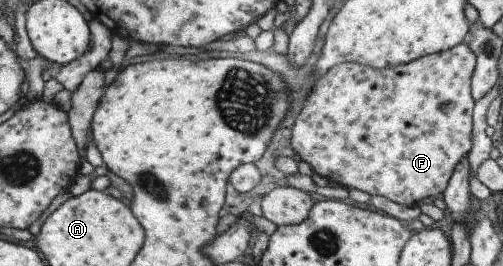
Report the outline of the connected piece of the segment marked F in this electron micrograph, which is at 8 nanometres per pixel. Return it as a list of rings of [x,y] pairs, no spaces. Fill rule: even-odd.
[[[462,42],[448,50],[430,53],[406,64],[393,67],[388,66],[386,68],[373,69],[364,67],[358,63],[342,63],[333,66],[315,82],[315,85],[297,112],[290,129],[290,146],[293,152],[298,154],[300,160],[309,164],[314,173],[318,174],[318,176],[323,176],[327,180],[330,180],[330,182],[334,182],[334,184],[338,184],[340,187],[346,189],[356,188],[366,192],[370,196],[381,196],[386,200],[405,207],[419,205],[420,200],[424,200],[428,196],[436,196],[440,192],[443,192],[453,168],[462,157],[466,157],[471,147],[471,114],[474,100],[470,94],[469,80],[474,65],[475,56],[472,54],[471,48],[468,48],[468,45]]]

